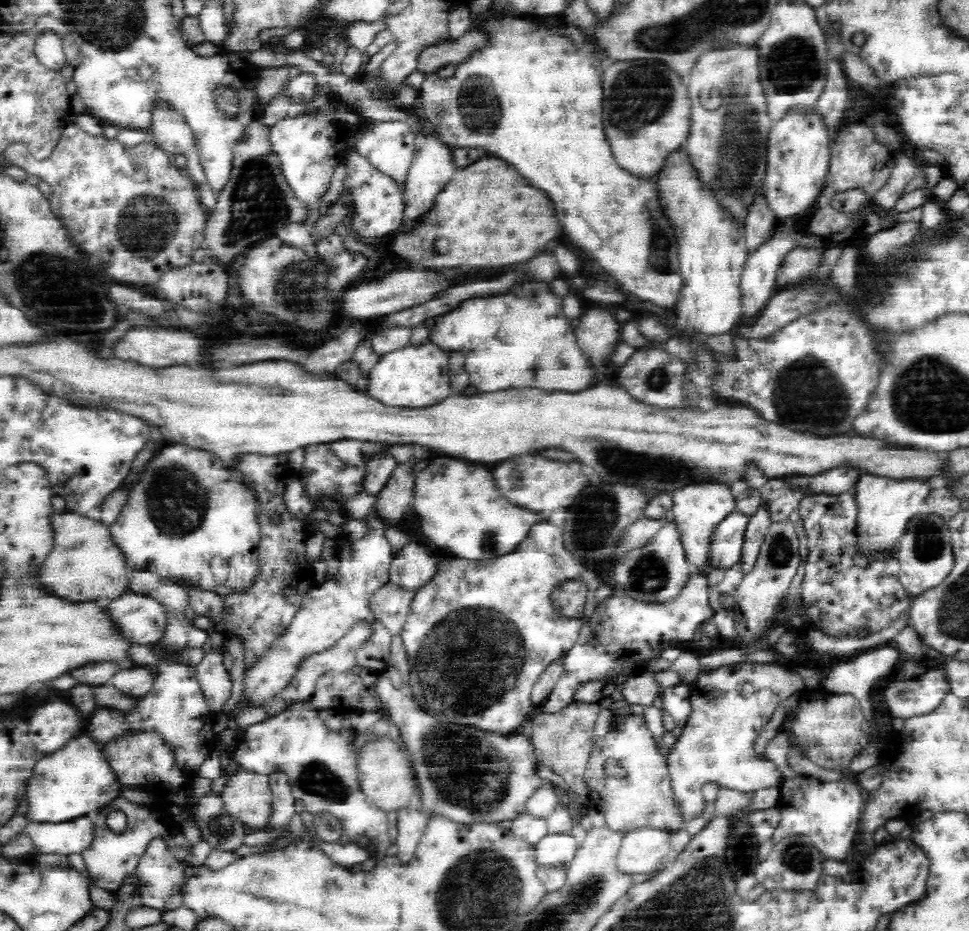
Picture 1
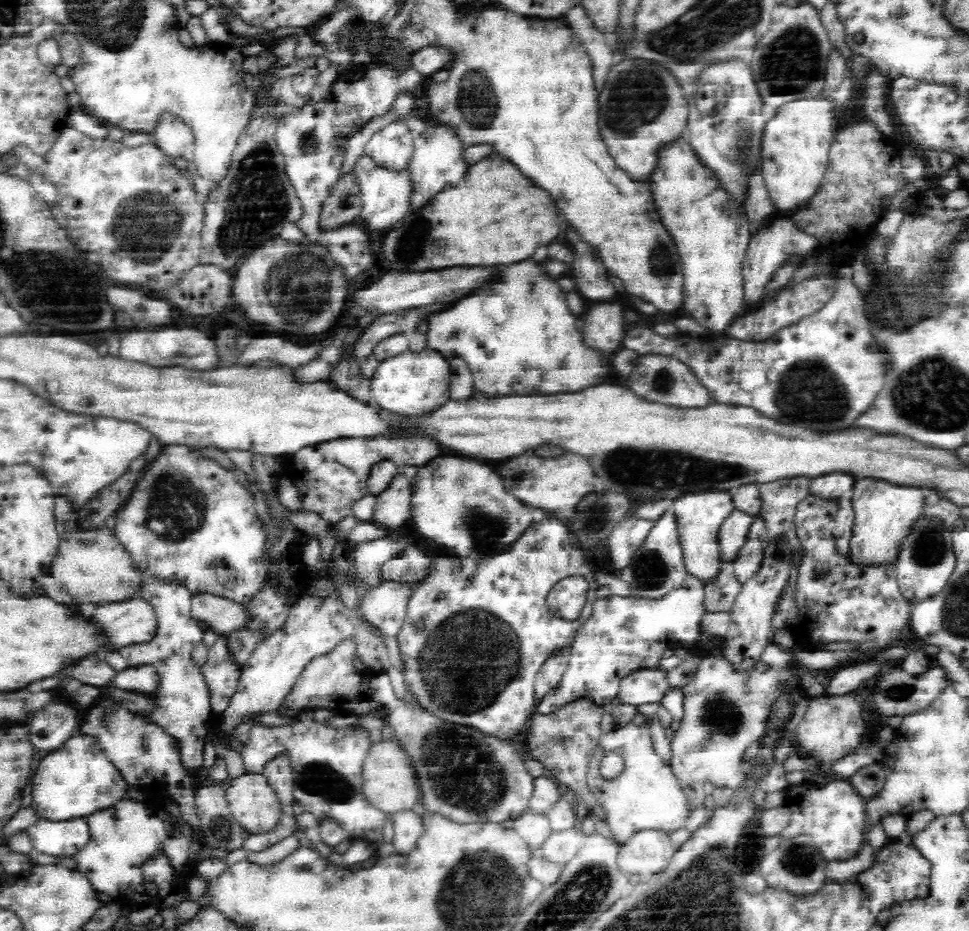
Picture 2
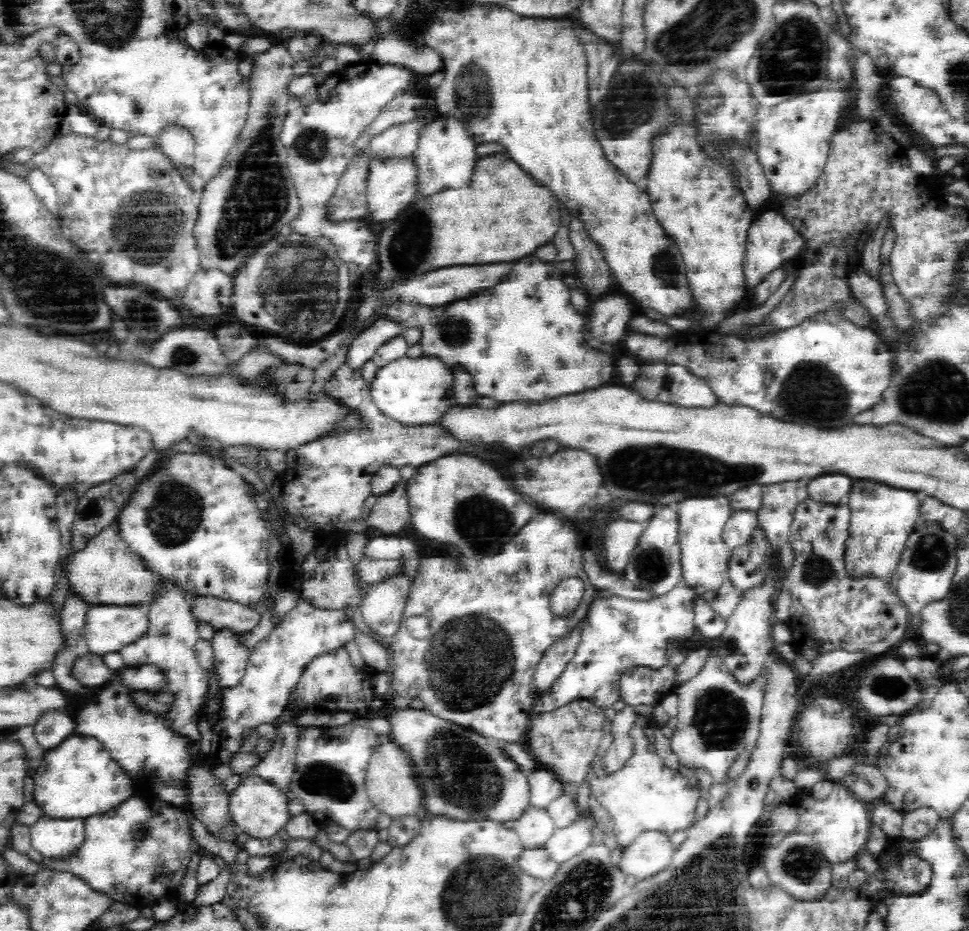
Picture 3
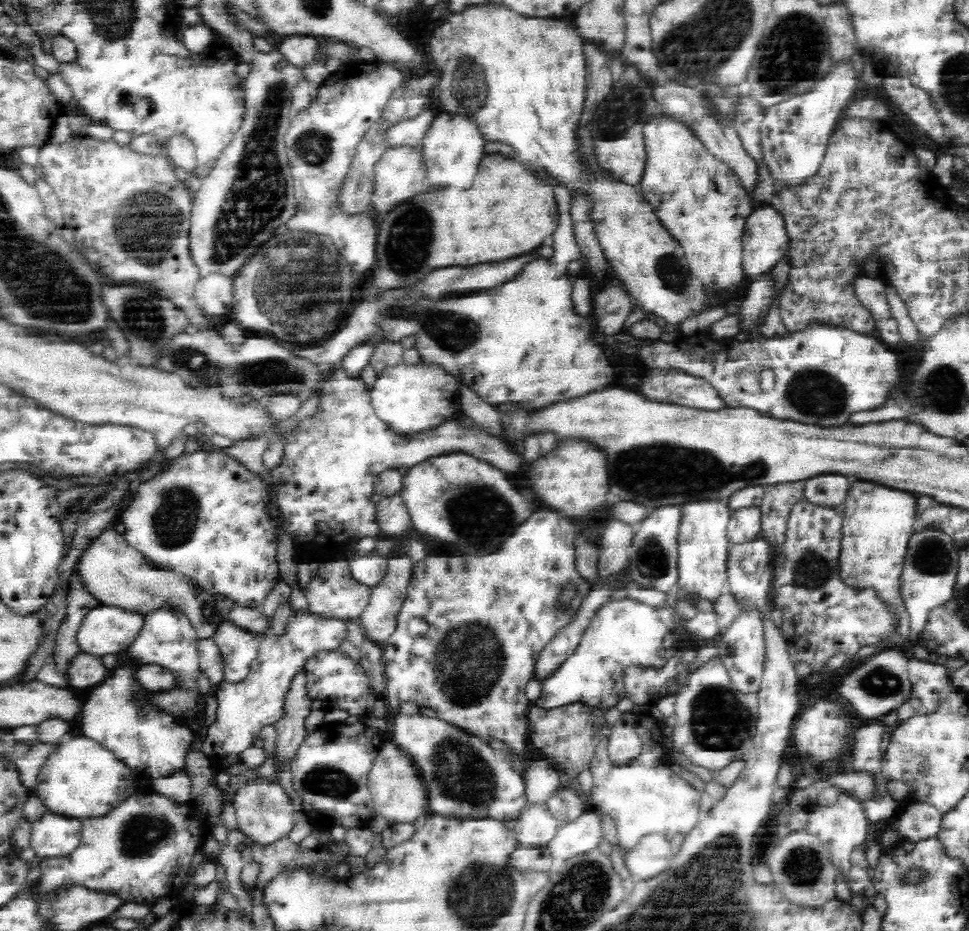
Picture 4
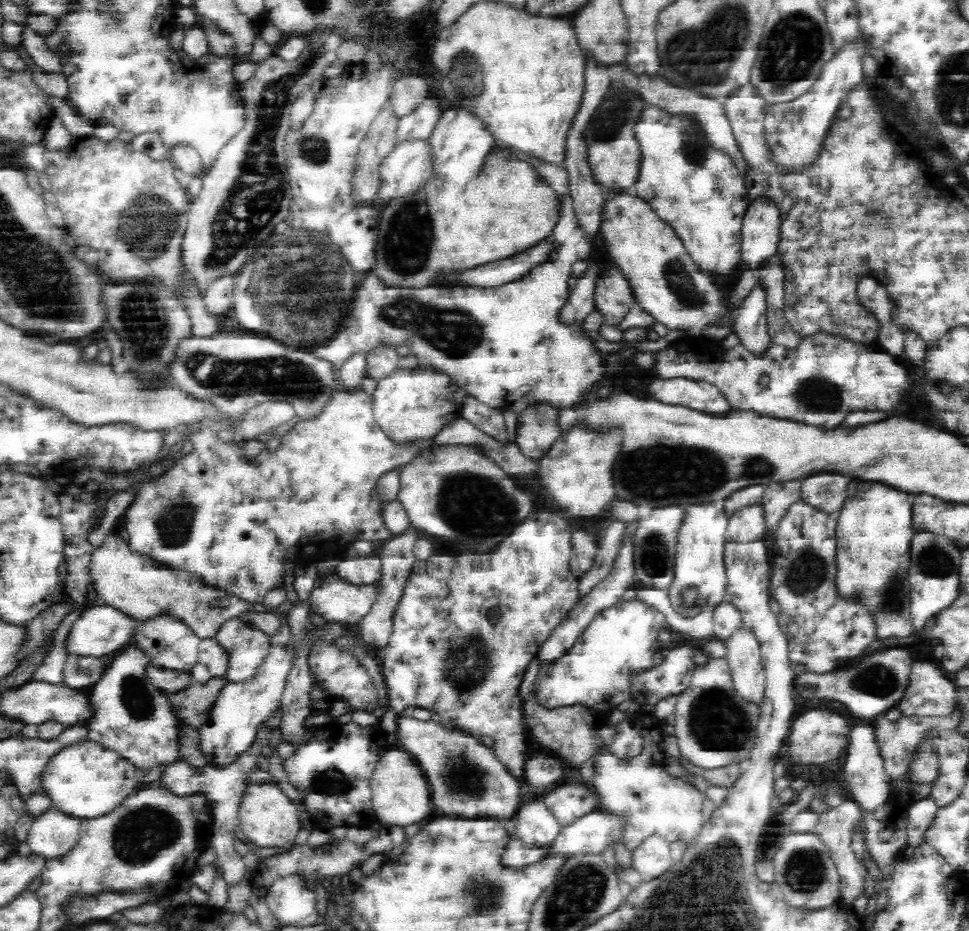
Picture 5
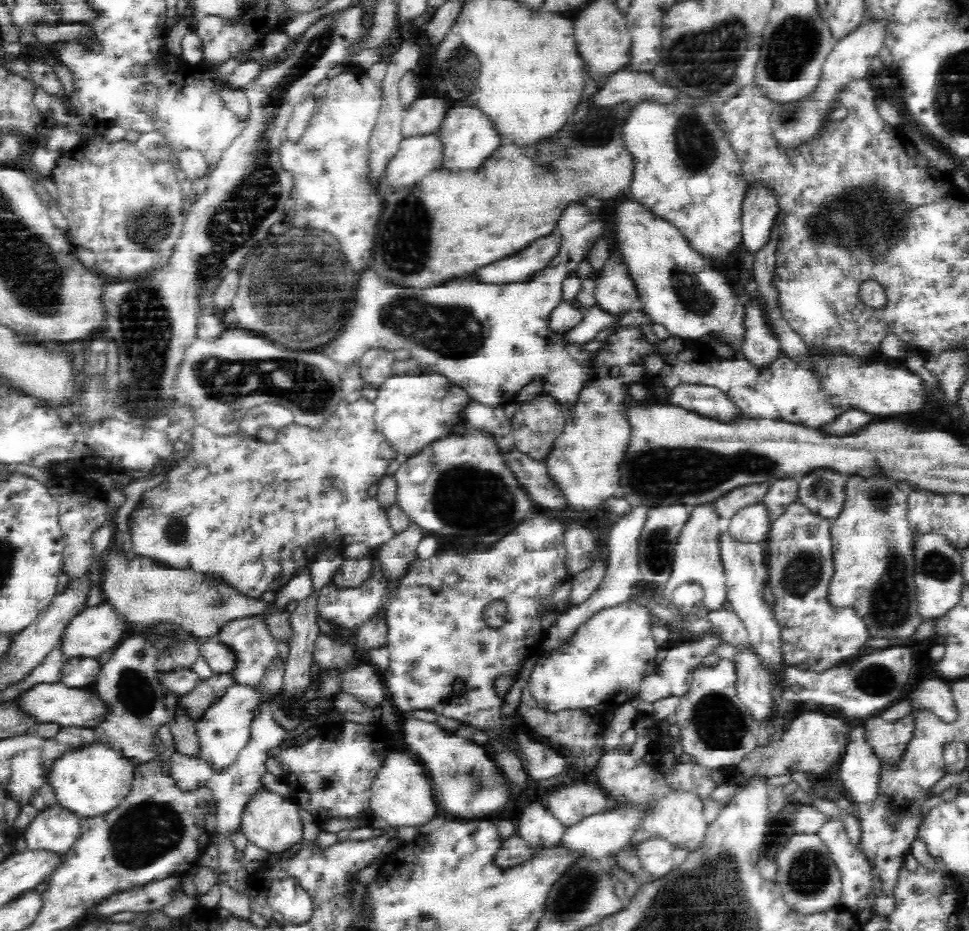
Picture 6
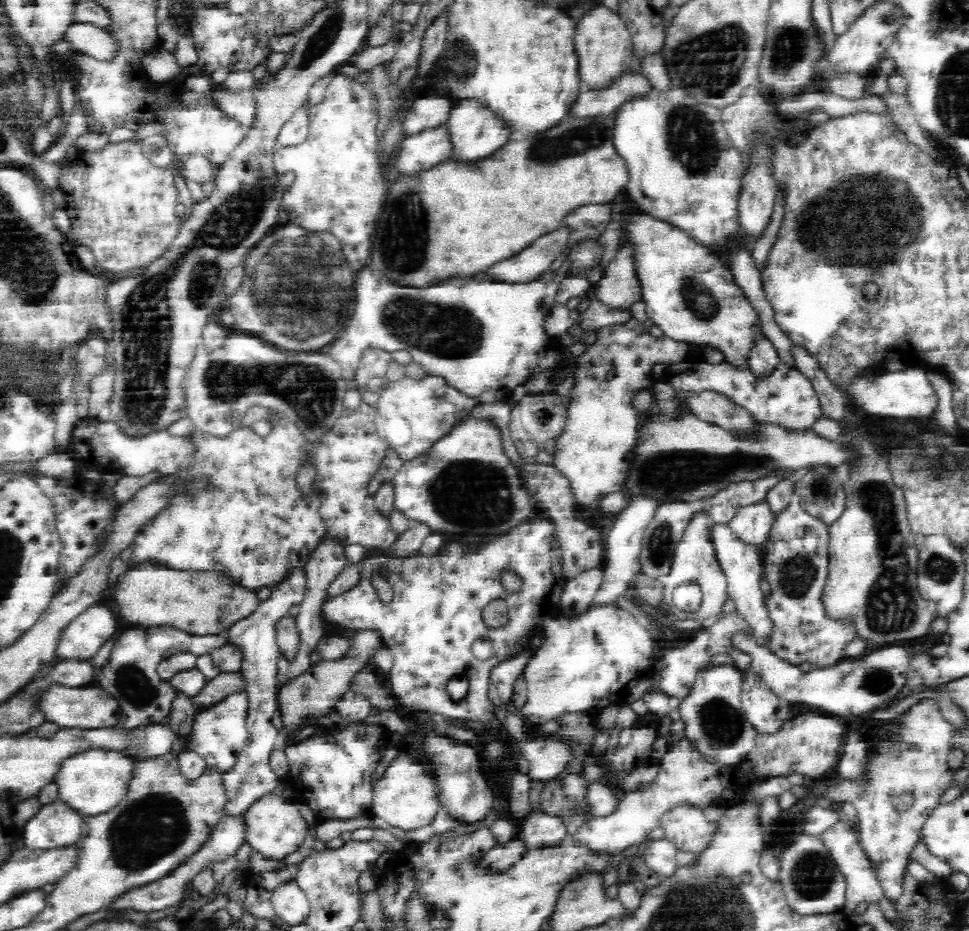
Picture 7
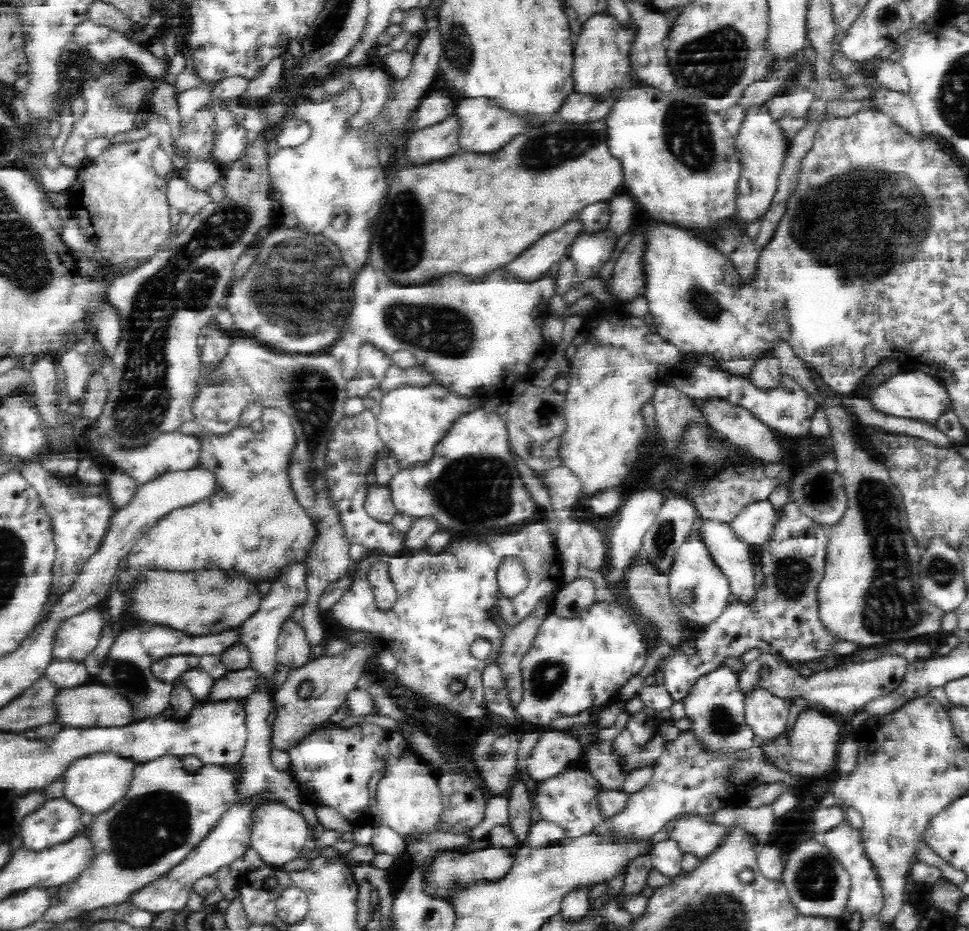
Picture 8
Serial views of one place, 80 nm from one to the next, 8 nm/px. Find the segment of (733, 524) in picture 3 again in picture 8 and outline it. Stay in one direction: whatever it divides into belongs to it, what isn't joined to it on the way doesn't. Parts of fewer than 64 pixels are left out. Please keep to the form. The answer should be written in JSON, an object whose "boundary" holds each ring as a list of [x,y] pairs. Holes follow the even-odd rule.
{"boundary":[[[769,500],[747,505],[731,523],[732,531],[748,545],[764,545],[772,536],[778,512]]]}

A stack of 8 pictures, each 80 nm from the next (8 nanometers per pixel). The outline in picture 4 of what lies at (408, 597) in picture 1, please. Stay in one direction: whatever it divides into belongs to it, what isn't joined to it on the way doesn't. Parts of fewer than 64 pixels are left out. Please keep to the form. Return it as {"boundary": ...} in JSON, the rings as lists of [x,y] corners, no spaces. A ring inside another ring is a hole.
{"boundary":[[[394,556],[388,558],[388,561],[388,575],[377,586],[370,588],[367,603],[358,617],[359,624],[365,628],[366,638],[381,645],[385,644],[396,630],[396,620],[406,598],[414,564],[407,556]]]}

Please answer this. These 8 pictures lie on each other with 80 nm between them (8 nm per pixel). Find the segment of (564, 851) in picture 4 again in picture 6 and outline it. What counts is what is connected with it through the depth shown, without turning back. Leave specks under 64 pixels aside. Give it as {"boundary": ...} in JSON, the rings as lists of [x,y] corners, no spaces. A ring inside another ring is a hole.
{"boundary":[[[631,806],[588,815],[563,830],[558,846],[576,852],[582,857],[600,858],[608,855],[614,857],[620,850],[627,849],[630,837],[639,825],[639,818],[639,812]]]}

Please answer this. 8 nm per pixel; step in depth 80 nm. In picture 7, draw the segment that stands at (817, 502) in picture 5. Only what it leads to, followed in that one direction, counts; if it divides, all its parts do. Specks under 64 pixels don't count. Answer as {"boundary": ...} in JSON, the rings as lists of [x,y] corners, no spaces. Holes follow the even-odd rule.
{"boundary":[[[815,466],[794,484],[801,507],[830,526],[845,510],[843,483],[832,467]]]}

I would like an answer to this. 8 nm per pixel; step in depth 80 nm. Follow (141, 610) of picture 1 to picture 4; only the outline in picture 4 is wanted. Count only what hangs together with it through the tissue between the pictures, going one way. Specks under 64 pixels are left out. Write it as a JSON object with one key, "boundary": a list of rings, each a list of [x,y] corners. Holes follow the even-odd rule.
{"boundary":[[[99,604],[91,608],[84,616],[80,630],[78,630],[77,640],[82,648],[82,652],[90,653],[99,657],[105,654],[121,656],[134,642],[144,626],[145,615],[130,612],[117,606],[106,606]]]}

